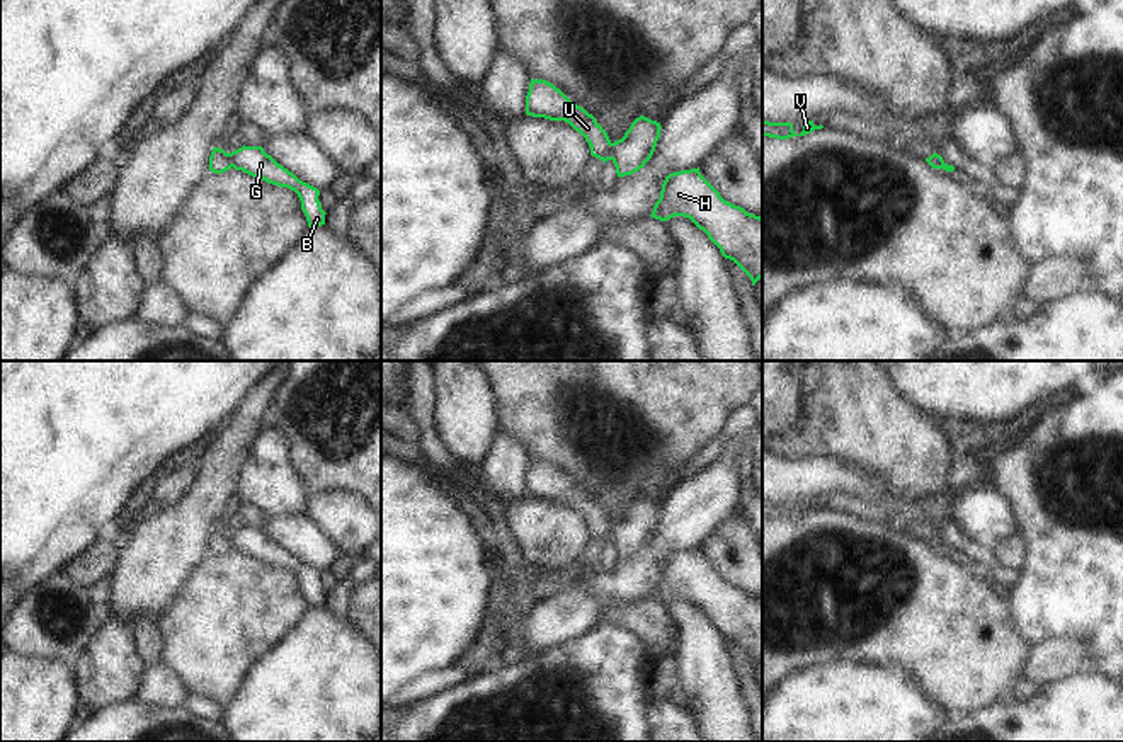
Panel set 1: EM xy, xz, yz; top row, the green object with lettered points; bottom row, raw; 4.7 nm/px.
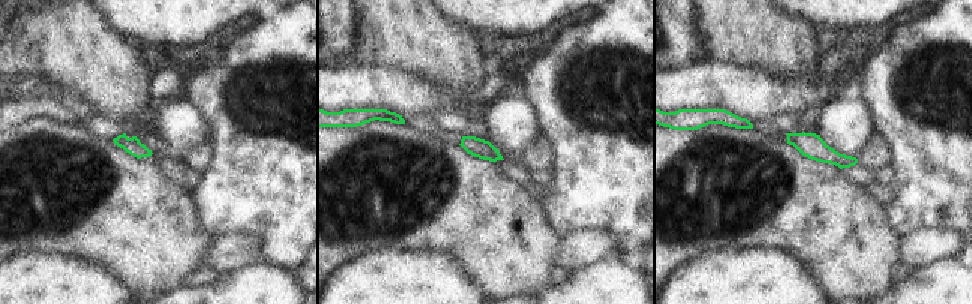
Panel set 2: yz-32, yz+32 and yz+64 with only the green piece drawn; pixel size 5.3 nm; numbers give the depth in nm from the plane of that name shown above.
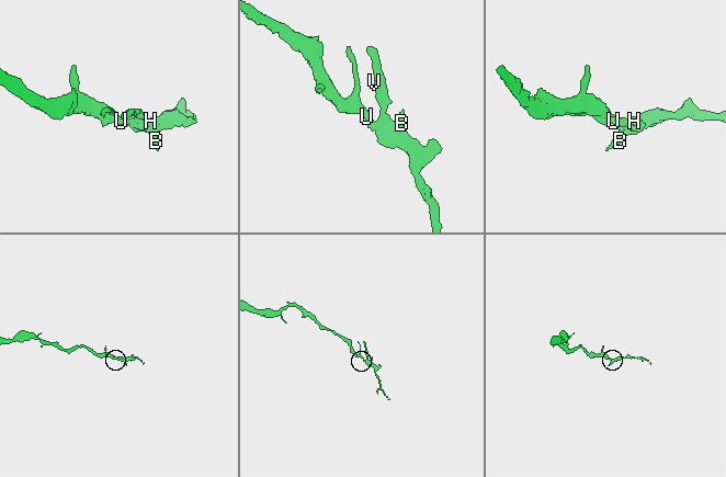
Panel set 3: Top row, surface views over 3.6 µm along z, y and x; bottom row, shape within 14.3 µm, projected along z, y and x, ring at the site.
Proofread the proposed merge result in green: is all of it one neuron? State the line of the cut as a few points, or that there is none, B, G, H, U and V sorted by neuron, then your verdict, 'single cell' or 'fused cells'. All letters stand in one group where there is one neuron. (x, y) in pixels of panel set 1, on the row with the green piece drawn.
xz (613, 143), (609, 159) | B G H V / U | fused cells

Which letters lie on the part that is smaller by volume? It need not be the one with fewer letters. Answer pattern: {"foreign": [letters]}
{"foreign": ["B", "G", "H", "V"]}

